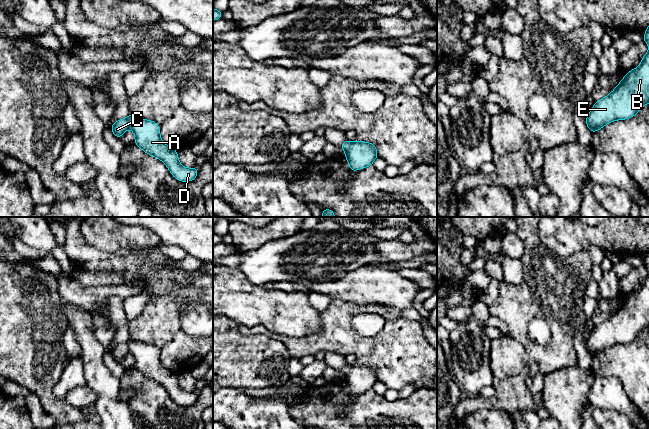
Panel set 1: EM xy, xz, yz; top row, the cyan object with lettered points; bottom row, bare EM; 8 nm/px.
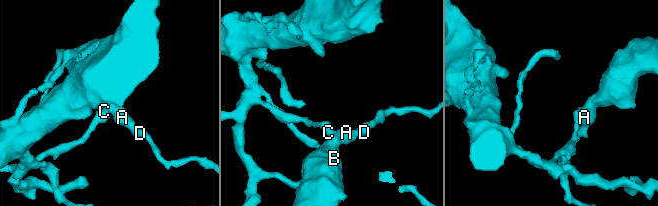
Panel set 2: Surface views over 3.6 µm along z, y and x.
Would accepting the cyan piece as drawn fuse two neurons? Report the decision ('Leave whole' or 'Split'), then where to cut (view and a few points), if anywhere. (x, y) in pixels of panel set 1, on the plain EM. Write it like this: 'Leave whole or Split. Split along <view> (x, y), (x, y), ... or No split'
Split. Split along xz (352, 366), (345, 376)

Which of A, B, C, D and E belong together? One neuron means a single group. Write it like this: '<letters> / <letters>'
A B D E / C

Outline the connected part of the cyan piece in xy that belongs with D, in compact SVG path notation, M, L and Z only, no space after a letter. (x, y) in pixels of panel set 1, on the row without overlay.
M130 337L126 343L129 352L134 356L135 368L147 378L163 385L173 401L182 406L189 406L197 401L198 394L195 391L183 391L177 374L162 366L156 346L132 340Z

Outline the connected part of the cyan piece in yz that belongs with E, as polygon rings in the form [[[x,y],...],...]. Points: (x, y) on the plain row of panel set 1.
[[[649,274],[636,293],[631,293],[609,319],[594,327],[586,346],[594,357],[612,345],[635,340],[646,328],[649,328]]]

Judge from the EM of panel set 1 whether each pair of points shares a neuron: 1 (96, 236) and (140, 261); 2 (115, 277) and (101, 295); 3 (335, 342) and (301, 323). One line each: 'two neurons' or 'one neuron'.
1: two neurons
2: two neurons
3: two neurons

